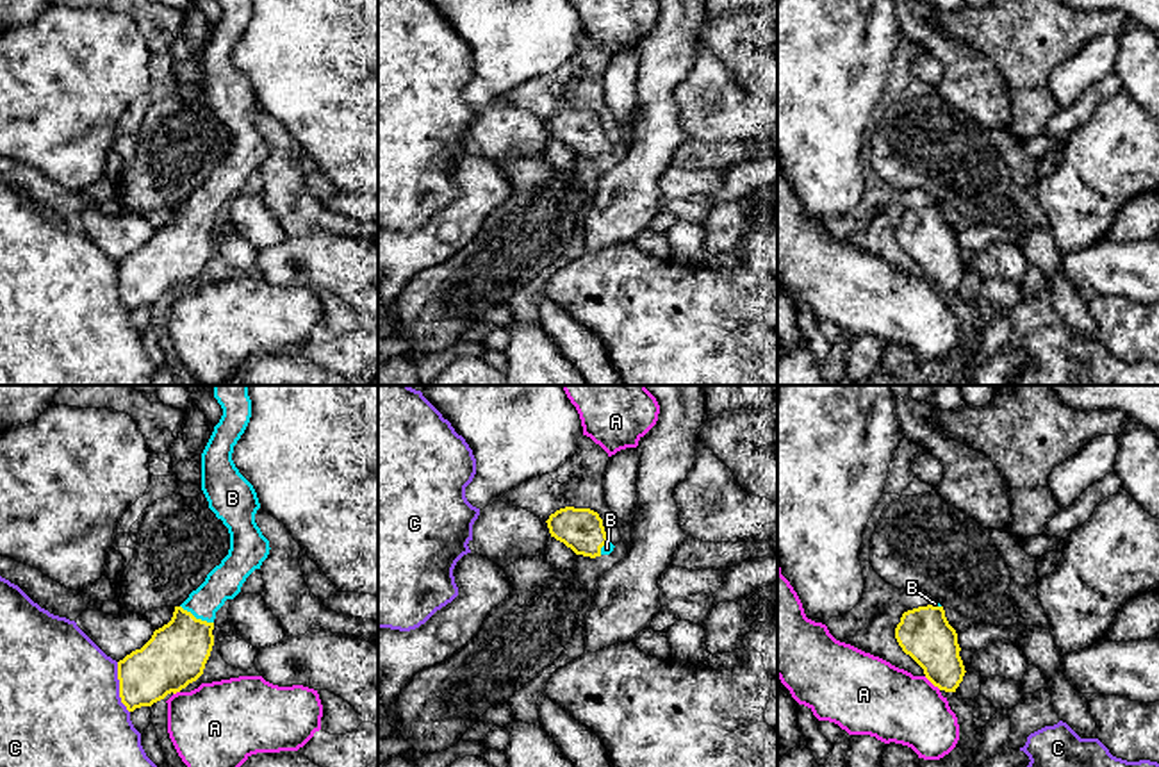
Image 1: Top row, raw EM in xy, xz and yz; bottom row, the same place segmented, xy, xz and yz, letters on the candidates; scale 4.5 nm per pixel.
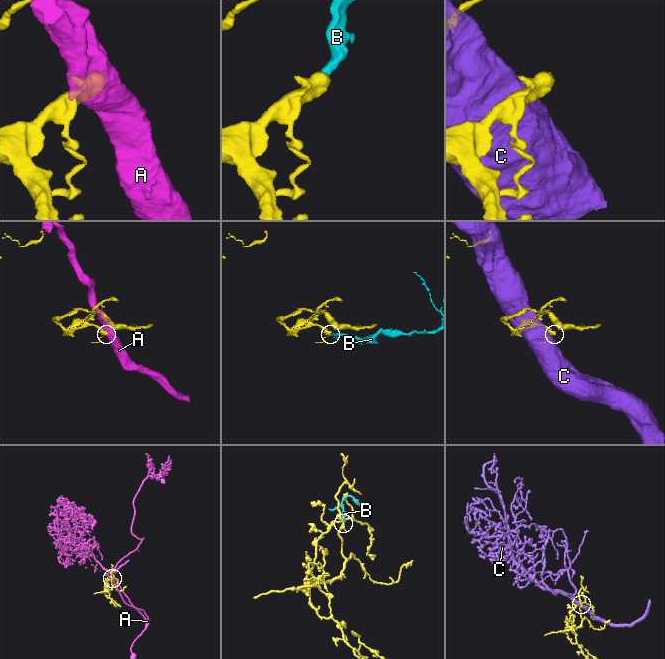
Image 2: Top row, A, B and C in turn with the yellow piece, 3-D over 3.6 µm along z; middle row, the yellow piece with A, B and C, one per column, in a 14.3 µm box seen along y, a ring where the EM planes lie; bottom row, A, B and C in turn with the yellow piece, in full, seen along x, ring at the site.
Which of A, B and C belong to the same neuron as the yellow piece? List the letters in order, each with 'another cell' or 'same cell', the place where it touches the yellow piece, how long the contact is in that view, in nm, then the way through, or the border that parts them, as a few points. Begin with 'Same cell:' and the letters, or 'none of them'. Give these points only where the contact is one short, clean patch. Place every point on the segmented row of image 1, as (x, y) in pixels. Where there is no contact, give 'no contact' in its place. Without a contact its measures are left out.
Same cell: B
A: another cell | yz (933, 684) | 100 nm | along yz (924, 676), (940, 689)
B: same cell | xy (195, 618) | 170 nm | across xy (175, 655), (188, 639), (195, 618), (202, 603), (223, 582)
C: another cell | xy (120, 687) | 240 nm

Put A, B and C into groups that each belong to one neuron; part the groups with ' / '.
A / B / C

